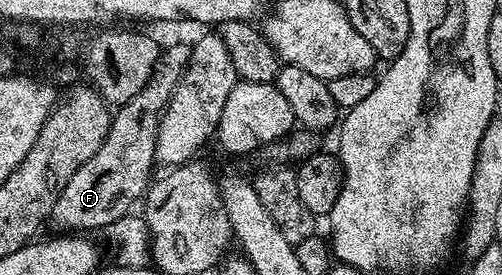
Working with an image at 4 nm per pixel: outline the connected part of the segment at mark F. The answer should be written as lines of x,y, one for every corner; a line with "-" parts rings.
188,42
166,46
162,50
147,85
143,85
141,92
135,97
131,97
131,101
120,104
112,112
109,132
103,145
99,145
99,153
95,153
95,157
91,157
91,161
87,161
87,165
79,165
79,169
75,169
75,177
71,177
71,181
67,181
67,189
63,189
63,193
59,193
59,201
55,201
55,209
51,216
52,222
55,221
59,226
66,227
65,231
69,233
89,233
85,231
95,231
99,227
106,229
113,222
119,221
124,215
128,215
134,210
133,202
136,199
138,202
151,186
149,174
152,173
153,167
155,168
157,133
161,124
161,115
165,111
166,105
169,104
169,98
173,96
173,90
177,82
180,81
181,74
185,72
185,66
189,60
189,49

